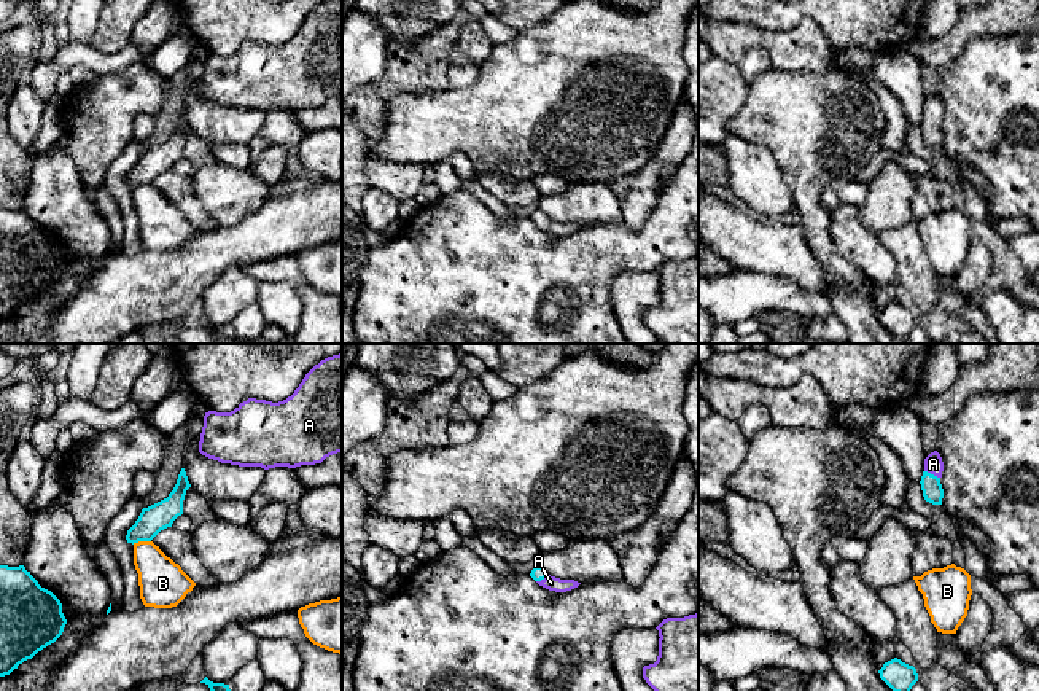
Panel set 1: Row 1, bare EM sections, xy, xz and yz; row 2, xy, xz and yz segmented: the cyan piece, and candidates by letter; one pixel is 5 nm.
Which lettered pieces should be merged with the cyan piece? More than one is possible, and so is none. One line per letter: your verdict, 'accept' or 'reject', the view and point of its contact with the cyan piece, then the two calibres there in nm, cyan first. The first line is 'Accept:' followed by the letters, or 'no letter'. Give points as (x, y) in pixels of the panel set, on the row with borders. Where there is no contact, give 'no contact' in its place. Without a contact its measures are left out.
Accept: A
A: accept | yz (933, 475) | 110/100 nm
B: reject | xy (140, 540) | 140/240 nm

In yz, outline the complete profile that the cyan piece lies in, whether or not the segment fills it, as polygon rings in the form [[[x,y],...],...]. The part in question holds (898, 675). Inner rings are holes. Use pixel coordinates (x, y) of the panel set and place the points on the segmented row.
[[[897,658],[885,662],[878,673],[893,691],[910,691],[918,681],[916,669]]]

